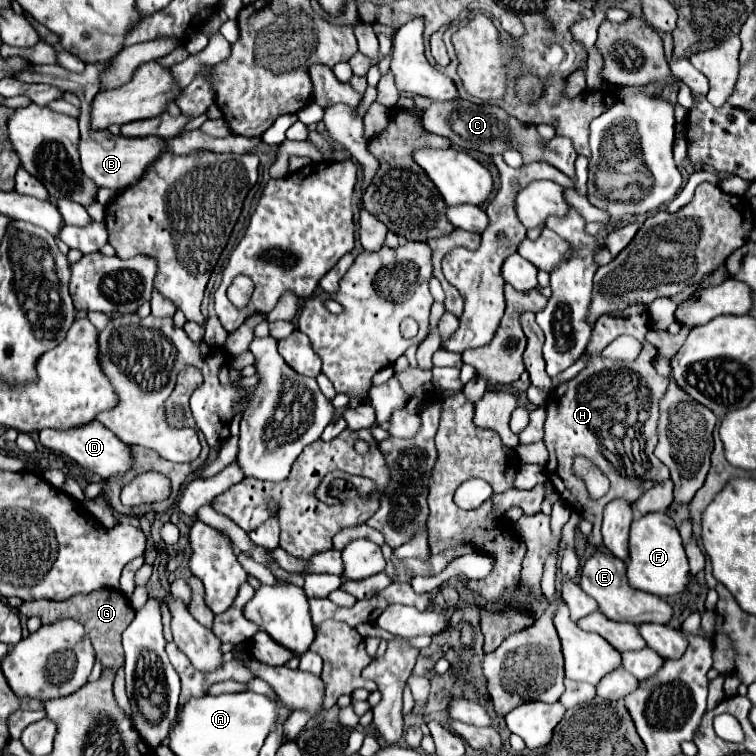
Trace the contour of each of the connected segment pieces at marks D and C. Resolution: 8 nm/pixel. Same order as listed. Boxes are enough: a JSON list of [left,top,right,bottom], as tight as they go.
[[40,421,130,479],[422,99,576,179]]

